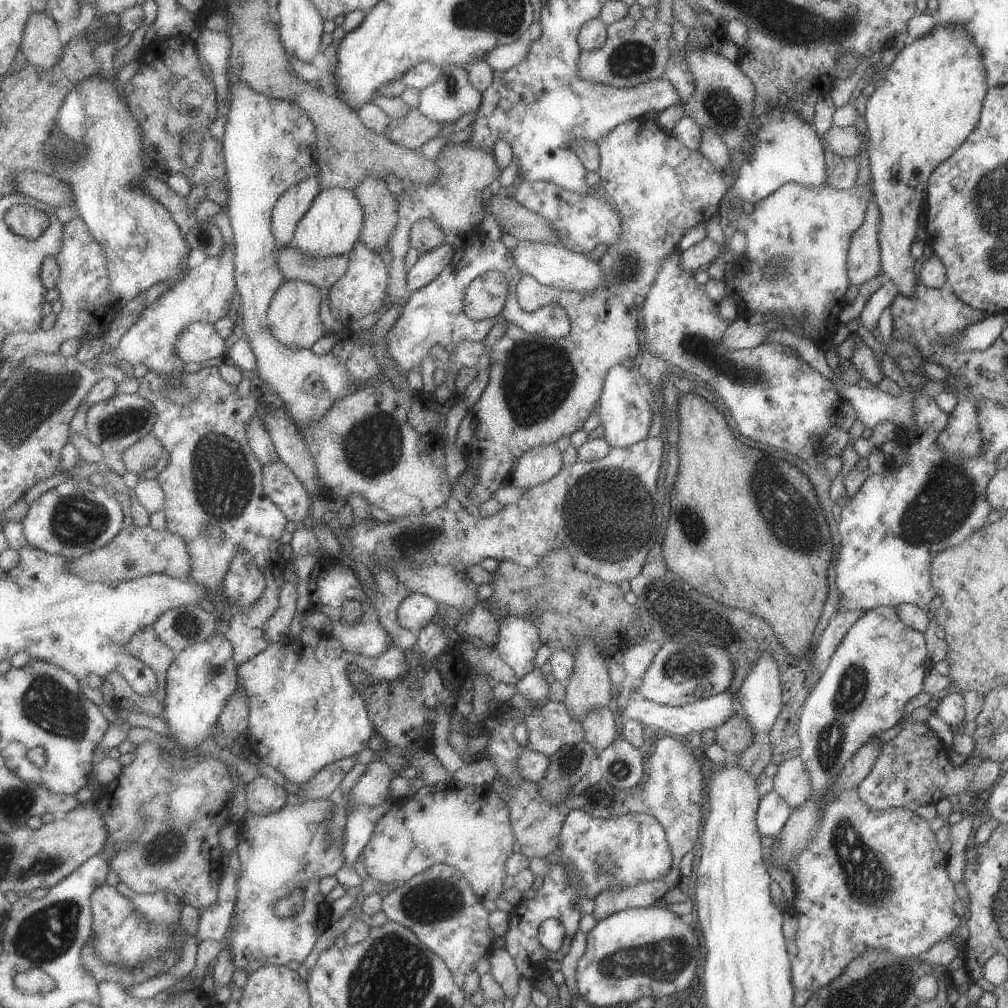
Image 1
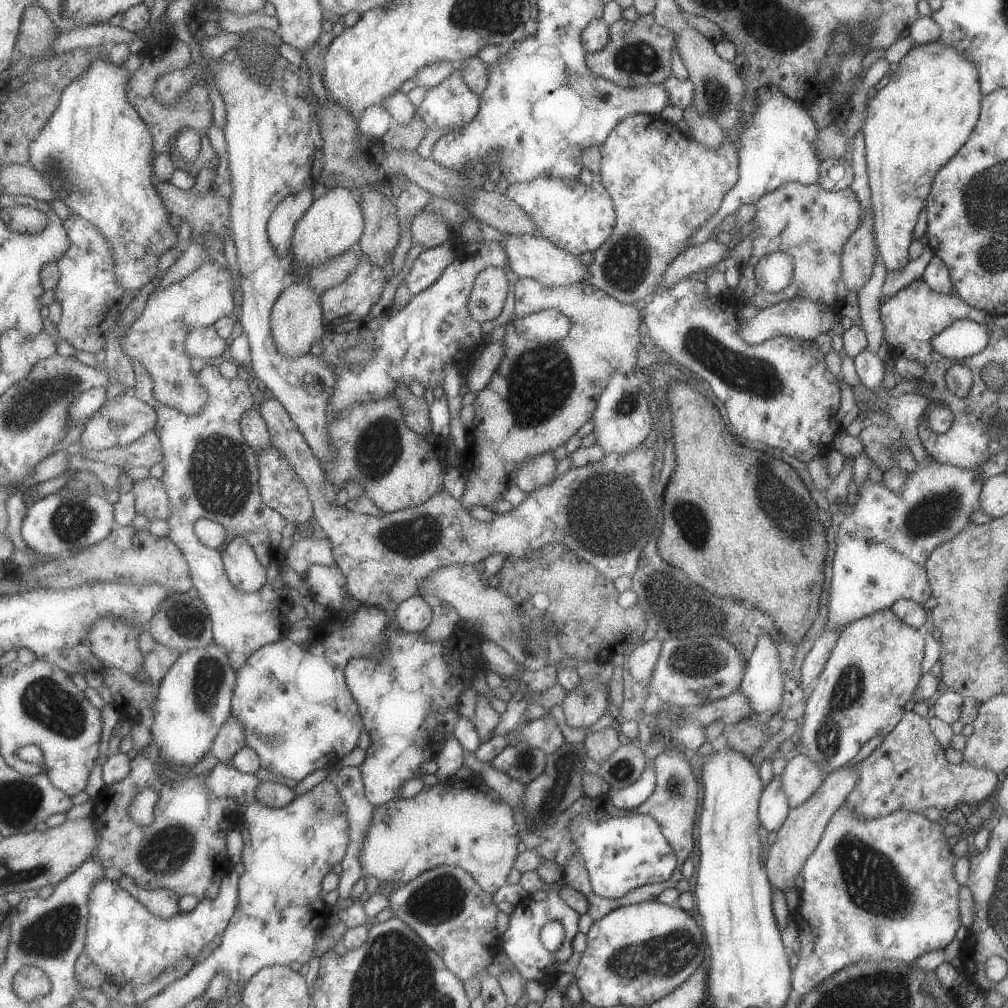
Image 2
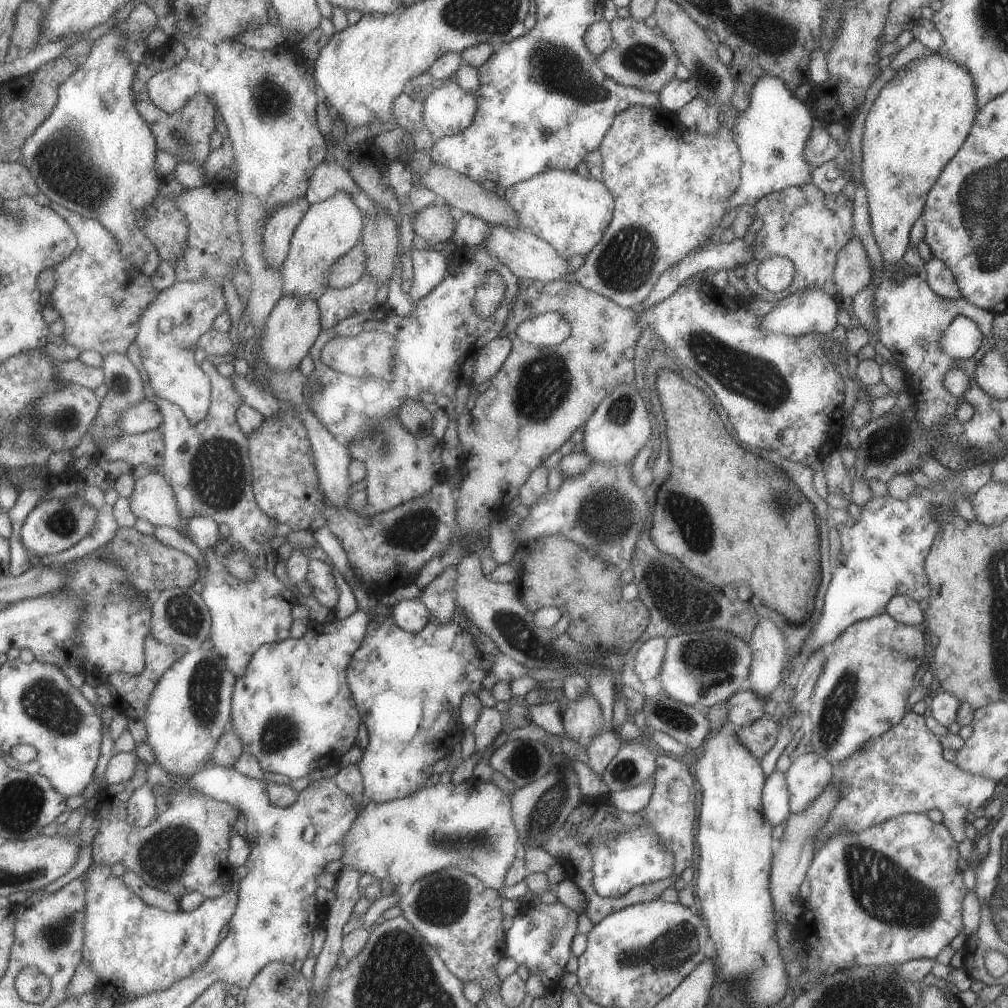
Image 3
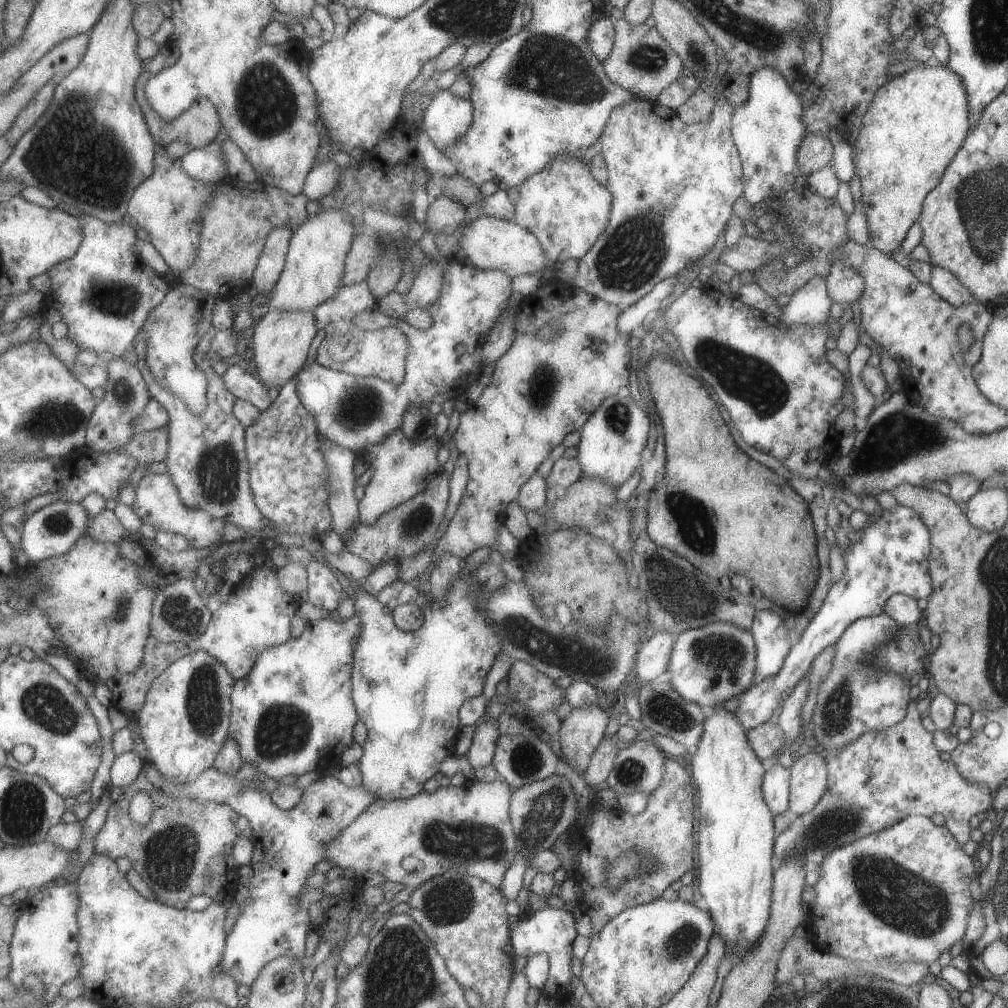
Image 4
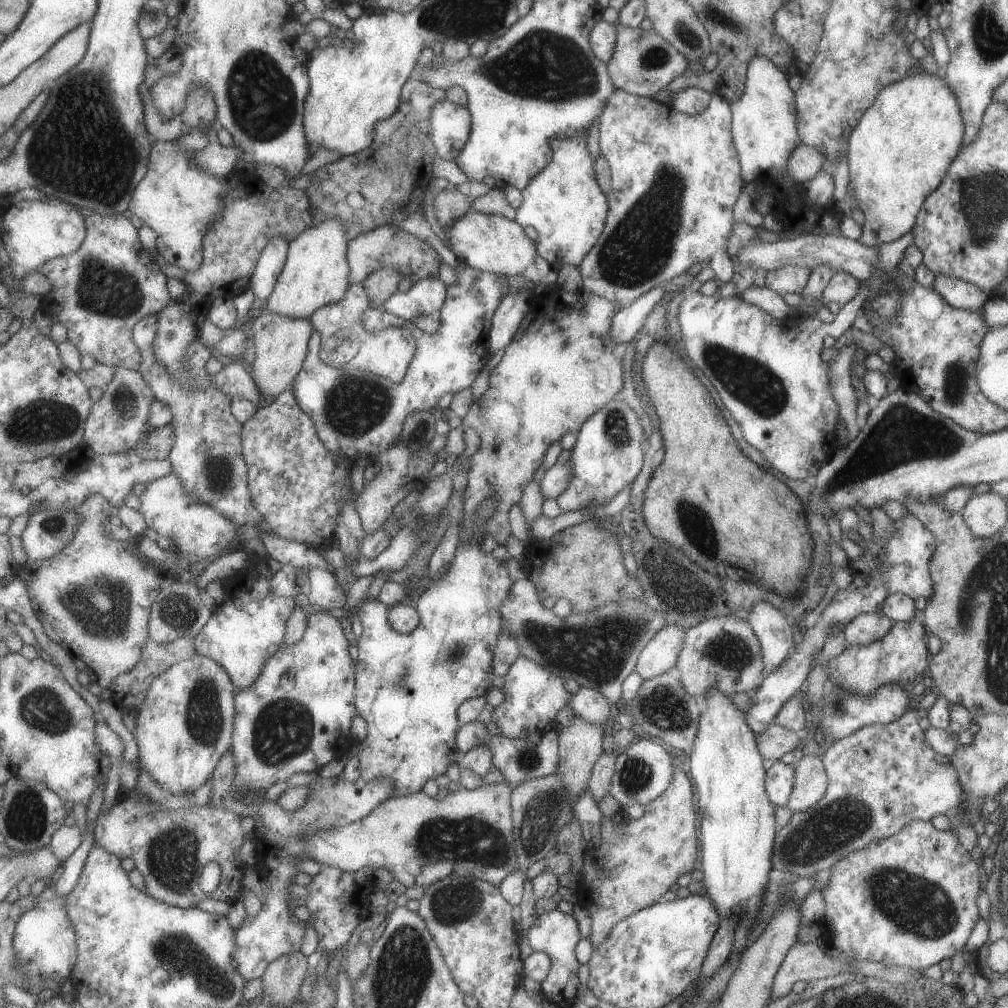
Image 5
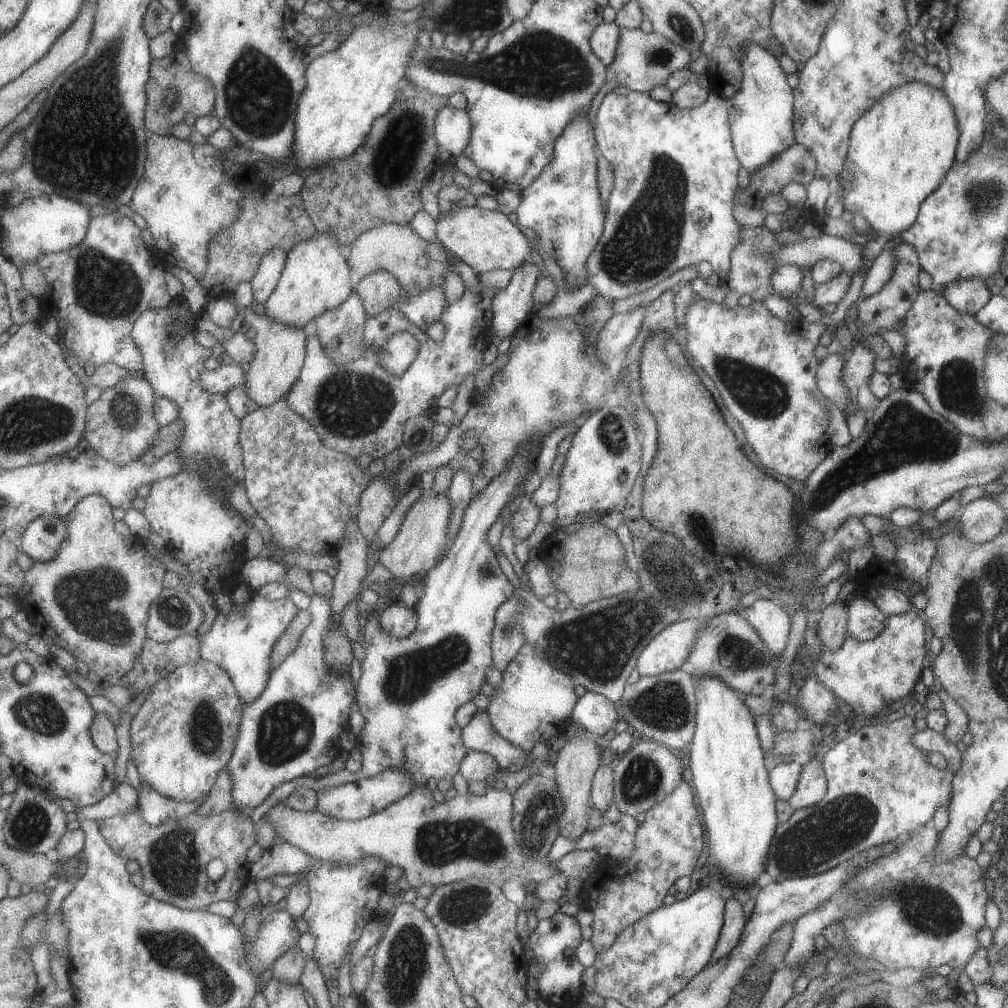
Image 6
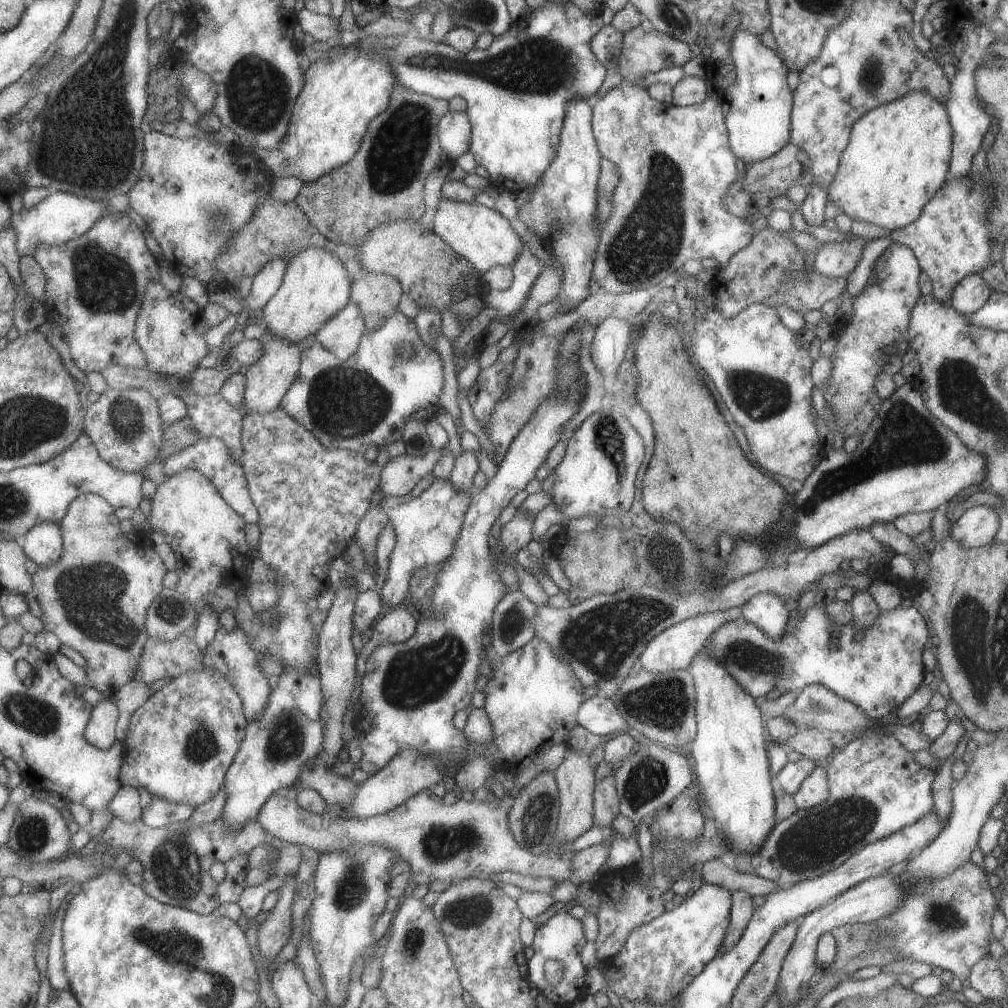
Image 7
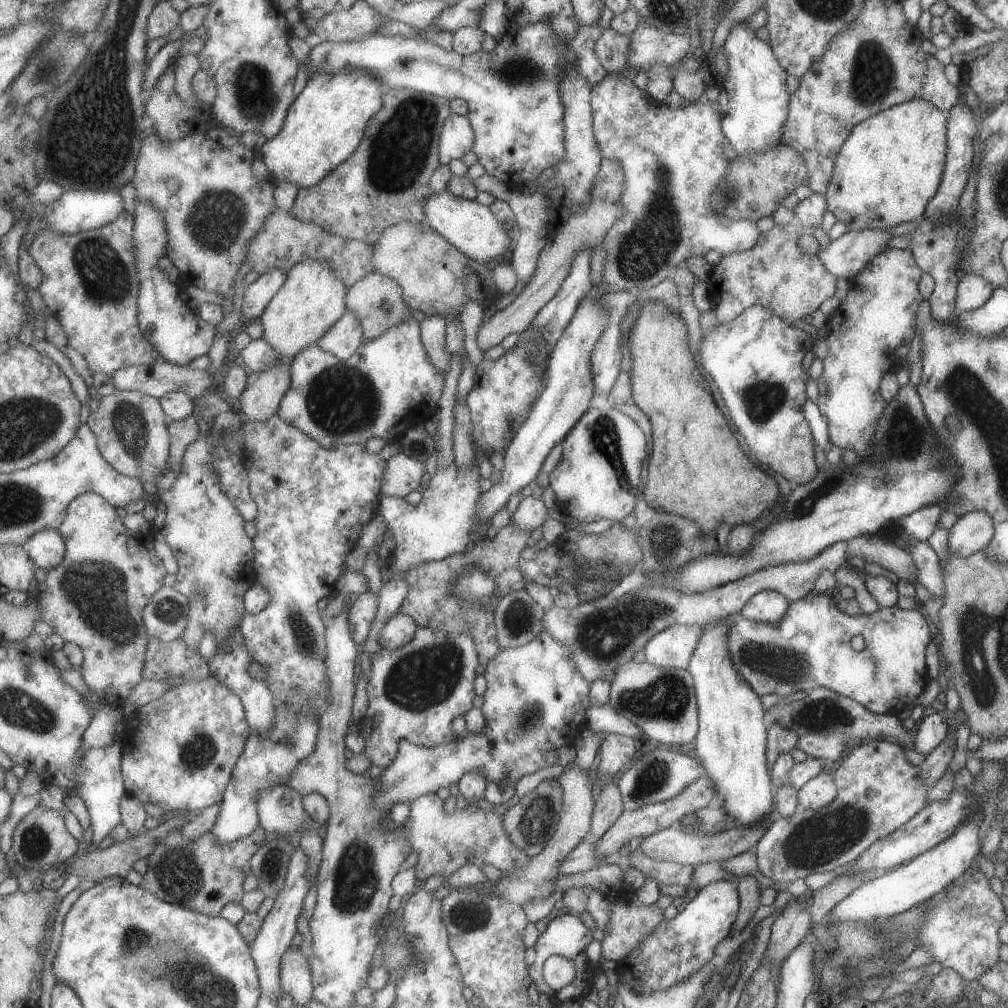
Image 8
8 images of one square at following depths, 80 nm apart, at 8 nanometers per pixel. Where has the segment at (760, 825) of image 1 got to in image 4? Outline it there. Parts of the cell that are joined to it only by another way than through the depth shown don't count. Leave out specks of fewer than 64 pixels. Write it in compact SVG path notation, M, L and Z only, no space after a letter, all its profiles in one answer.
M778 762L773 763L765 770L762 778L762 797L772 812L782 813L788 808L790 793L790 770Z

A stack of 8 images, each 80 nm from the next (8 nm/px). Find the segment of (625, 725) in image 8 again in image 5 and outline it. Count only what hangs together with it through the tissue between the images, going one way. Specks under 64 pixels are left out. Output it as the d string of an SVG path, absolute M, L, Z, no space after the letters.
M581 686L576 694L572 694L570 707L575 717L599 727L603 727L609 716L617 711L600 692Z

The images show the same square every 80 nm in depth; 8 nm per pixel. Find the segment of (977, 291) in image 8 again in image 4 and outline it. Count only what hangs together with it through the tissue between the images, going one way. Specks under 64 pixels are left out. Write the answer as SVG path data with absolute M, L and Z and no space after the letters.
M932 267L928 285L954 307L975 302L974 296L947 269Z

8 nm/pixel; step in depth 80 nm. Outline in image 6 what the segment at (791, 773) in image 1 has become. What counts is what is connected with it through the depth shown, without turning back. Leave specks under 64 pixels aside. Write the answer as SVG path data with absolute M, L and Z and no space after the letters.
M812 759L807 765L802 766L798 784L787 802L794 810L810 807L819 802L825 793L826 778L822 764Z

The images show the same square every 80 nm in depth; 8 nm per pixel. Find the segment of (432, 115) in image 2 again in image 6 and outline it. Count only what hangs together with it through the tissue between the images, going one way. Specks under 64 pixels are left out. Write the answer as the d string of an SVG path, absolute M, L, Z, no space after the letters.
M448 104L437 111L433 127L439 158L445 164L451 164L464 152L471 138L471 120L468 112L451 108Z

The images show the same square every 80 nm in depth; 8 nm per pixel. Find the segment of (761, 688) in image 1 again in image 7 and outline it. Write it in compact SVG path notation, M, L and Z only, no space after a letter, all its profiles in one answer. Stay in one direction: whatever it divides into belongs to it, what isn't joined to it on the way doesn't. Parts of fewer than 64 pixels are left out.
M757 593L751 596L745 604L742 604L740 611L742 617L760 628L769 638L777 640L784 631L785 623L788 621L788 611L783 605L785 602L779 597L770 593Z

